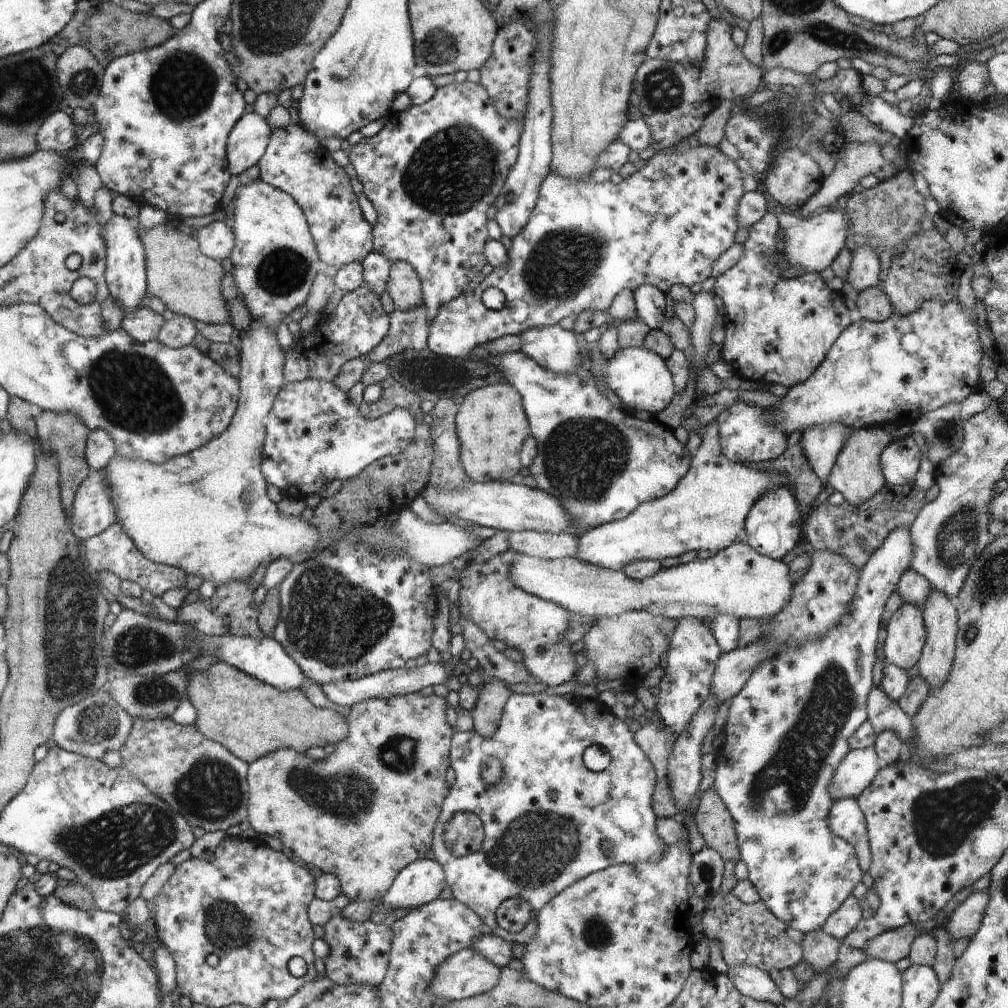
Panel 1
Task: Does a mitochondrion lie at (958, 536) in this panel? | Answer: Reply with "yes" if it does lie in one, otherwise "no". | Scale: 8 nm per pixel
yes

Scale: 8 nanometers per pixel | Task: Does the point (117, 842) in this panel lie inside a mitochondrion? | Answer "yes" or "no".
yes

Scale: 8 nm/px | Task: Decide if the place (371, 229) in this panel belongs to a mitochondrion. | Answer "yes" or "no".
no

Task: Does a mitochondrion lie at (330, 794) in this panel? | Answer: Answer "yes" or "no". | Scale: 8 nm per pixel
yes

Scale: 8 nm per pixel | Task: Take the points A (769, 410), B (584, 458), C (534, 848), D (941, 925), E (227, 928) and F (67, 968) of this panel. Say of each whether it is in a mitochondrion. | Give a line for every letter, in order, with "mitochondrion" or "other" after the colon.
A: other
B: mitochondrion
C: mitochondrion
D: other
E: mitochondrion
F: mitochondrion

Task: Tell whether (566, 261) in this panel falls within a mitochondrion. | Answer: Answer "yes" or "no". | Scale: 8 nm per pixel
yes

